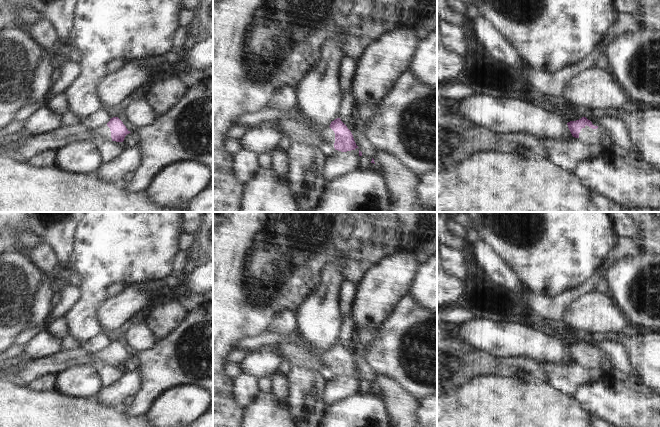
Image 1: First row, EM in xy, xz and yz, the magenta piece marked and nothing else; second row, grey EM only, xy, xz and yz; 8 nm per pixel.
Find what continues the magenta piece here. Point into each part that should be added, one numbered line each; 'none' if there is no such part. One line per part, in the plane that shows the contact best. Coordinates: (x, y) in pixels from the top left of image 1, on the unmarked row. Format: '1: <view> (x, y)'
1: yz (587, 359)

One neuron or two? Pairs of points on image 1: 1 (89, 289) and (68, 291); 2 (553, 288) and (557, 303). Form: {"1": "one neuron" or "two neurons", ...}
{"1": "two neurons", "2": "two neurons"}

